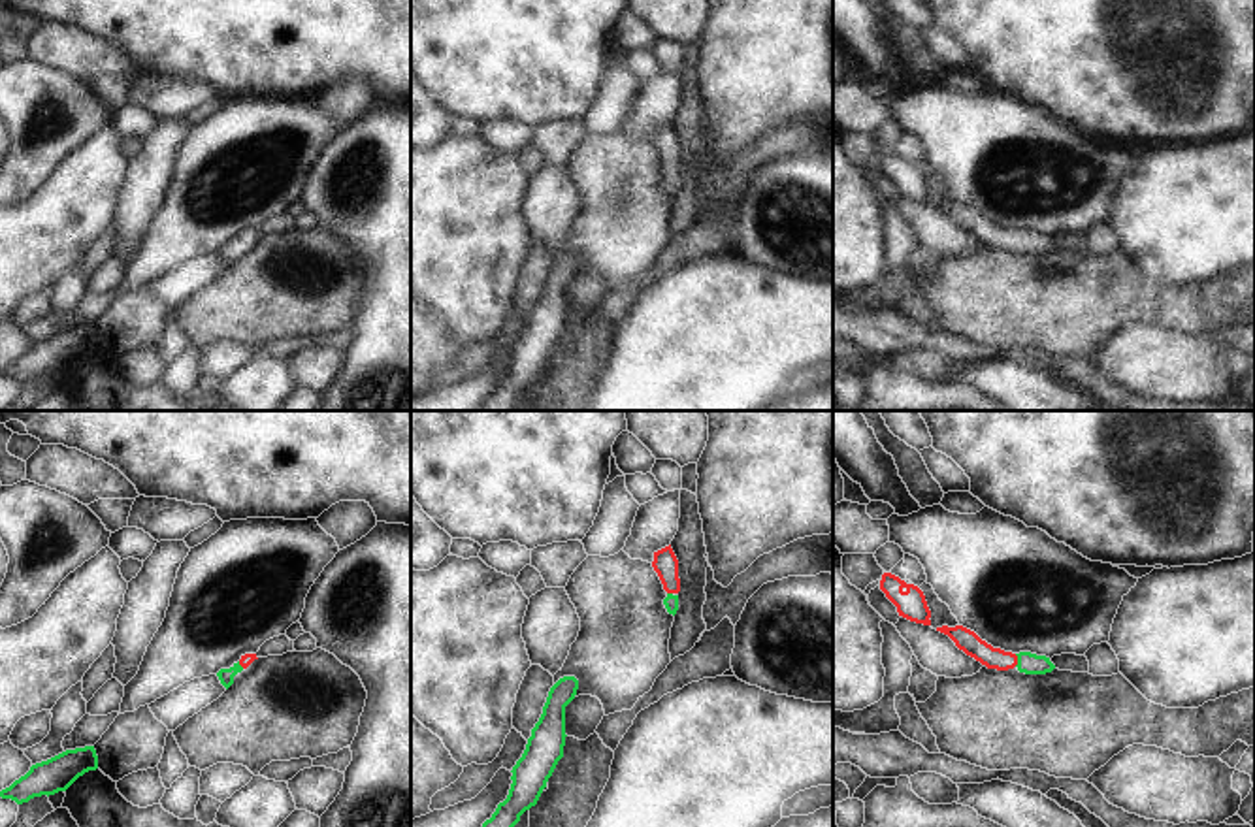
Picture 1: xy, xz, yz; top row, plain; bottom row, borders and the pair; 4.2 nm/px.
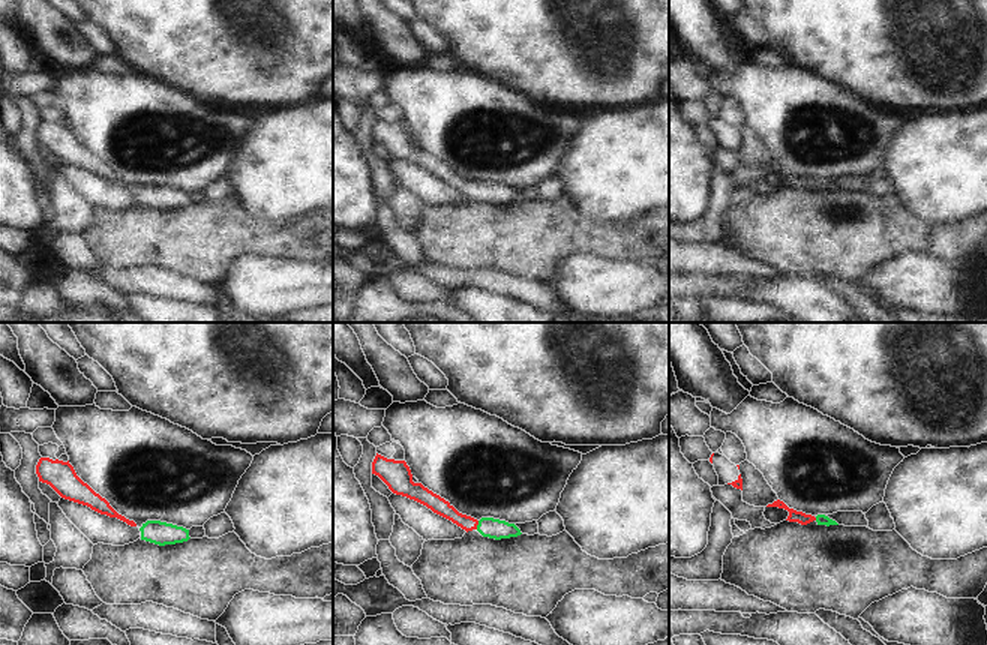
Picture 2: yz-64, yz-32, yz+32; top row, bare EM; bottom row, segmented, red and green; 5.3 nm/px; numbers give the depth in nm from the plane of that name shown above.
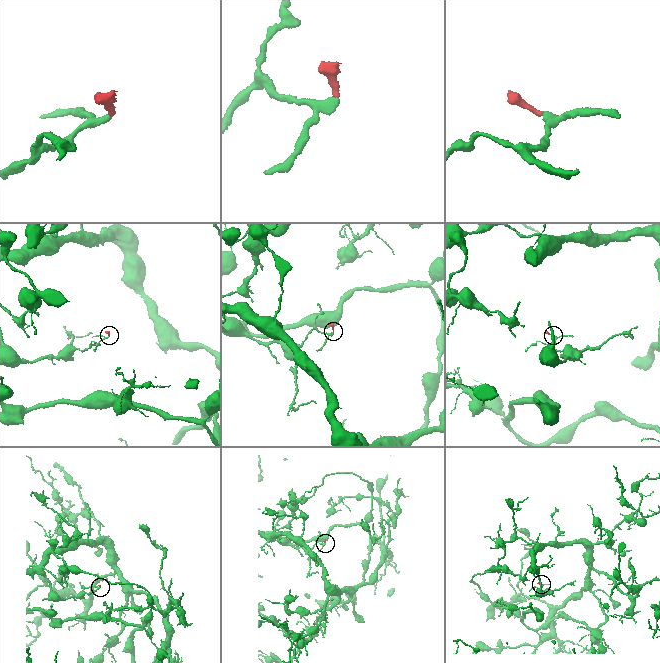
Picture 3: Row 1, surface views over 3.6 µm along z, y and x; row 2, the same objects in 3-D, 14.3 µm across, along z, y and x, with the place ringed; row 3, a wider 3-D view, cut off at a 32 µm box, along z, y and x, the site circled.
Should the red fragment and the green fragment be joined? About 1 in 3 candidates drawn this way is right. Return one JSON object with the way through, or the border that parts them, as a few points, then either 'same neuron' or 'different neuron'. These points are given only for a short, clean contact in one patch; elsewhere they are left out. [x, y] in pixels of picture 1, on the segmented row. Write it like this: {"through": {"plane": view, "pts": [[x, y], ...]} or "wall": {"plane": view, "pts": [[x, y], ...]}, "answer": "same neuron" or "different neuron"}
{"through": {"plane": "yz", "pts": [[994, 658], [1016, 660], [1029, 664]]}, "answer": "same neuron"}

